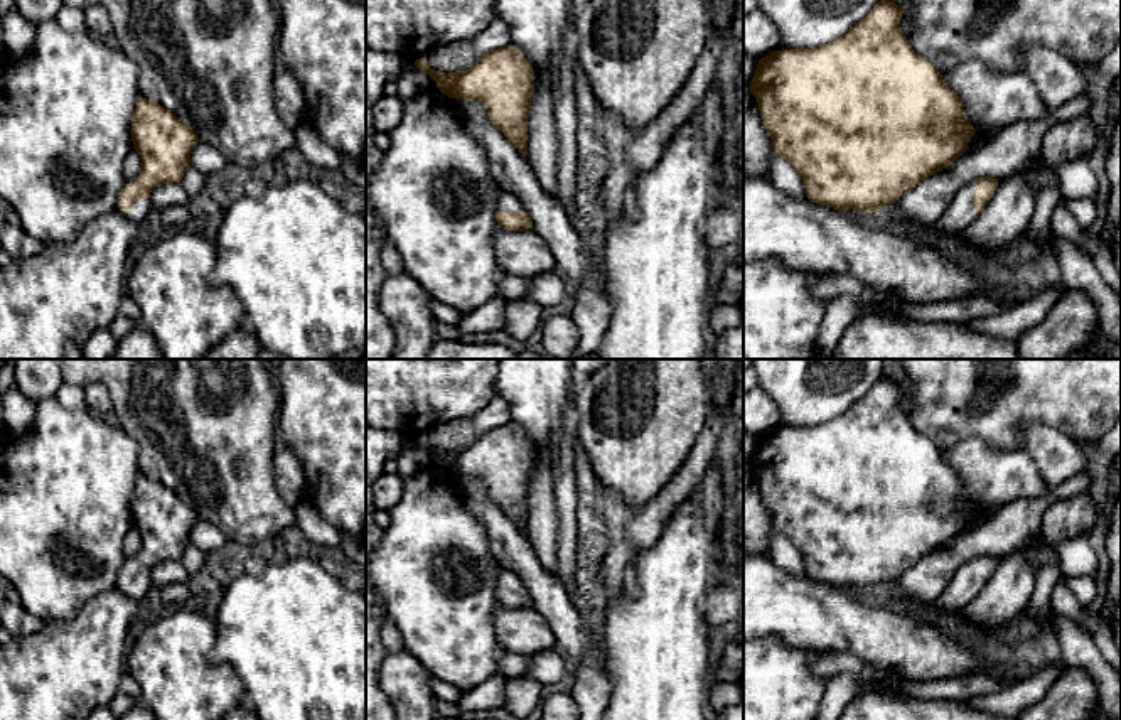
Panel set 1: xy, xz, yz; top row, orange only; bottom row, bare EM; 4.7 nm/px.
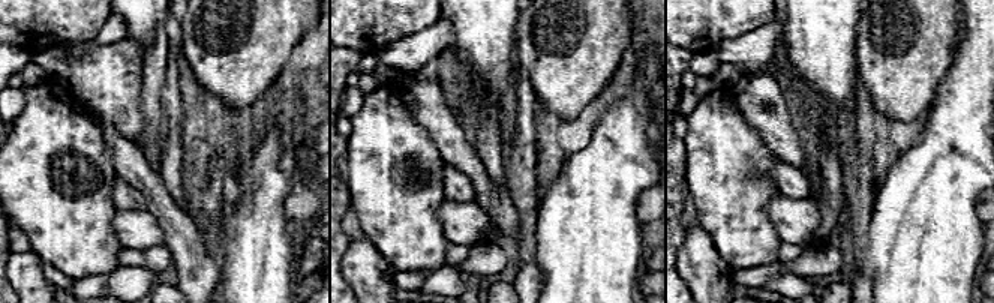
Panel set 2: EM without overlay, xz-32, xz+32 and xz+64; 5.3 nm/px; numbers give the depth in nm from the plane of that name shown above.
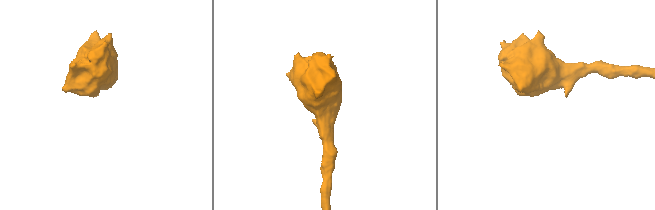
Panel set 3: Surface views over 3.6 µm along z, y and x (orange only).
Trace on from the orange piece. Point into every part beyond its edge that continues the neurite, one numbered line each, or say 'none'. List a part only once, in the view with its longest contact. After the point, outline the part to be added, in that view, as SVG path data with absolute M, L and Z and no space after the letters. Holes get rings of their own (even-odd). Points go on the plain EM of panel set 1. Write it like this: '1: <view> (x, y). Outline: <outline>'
1: xy (140, 585). Outline: M148 575L147 578L137 577L137 578L133 580L133 588L131 588L131 590L123 590L123 588L118 585L118 582L116 582L116 588L118 588L118 590L125 592L126 595L130 595L130 597L133 597L133 599L137 599L137 600L142 600L152 587L153 587L153 583L152 583L150 575Z

